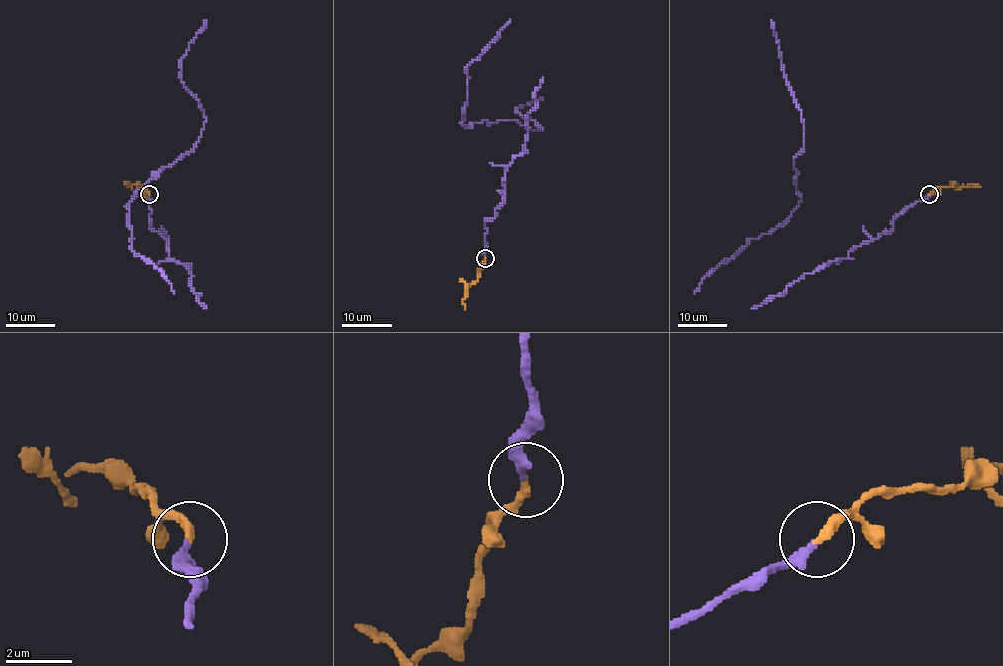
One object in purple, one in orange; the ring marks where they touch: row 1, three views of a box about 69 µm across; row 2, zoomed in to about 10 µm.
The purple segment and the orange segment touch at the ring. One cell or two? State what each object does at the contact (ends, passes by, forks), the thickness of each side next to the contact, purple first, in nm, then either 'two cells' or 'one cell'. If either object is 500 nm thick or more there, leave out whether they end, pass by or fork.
purple ends; orange ends; calibres 260 and 240 nm; two cells

